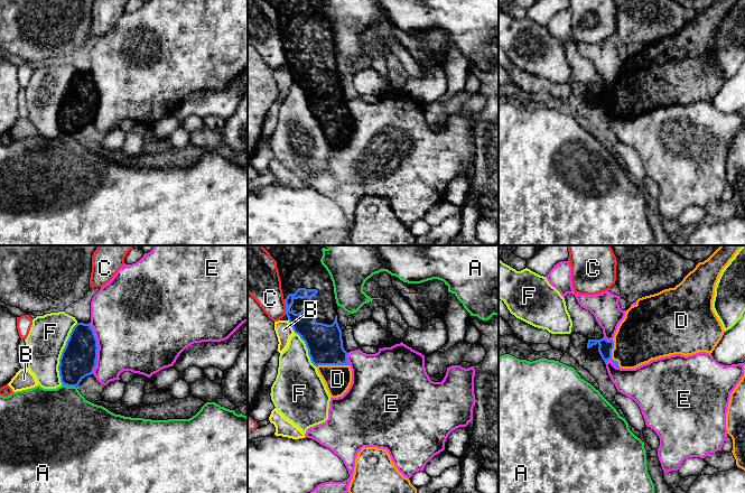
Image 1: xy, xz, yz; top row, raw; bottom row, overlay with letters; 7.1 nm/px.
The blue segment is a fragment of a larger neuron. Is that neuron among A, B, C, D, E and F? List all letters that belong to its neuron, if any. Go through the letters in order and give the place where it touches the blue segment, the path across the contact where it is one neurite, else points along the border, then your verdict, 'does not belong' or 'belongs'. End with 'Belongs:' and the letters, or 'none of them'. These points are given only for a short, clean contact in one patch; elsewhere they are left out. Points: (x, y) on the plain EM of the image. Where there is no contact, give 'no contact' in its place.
A: xy (68, 135) | does not belong
B: xz (291, 75) | along xz (288, 68), (295, 81) | does not belong
C: xz (286, 56) | does not belong
D: xz (332, 113) | belongs
E: xy (98, 98) | along xy (89, 72), (98, 95), (98, 108), (93, 122) | does not belong
F: xy (62, 102) | does not belong
Belongs: D

